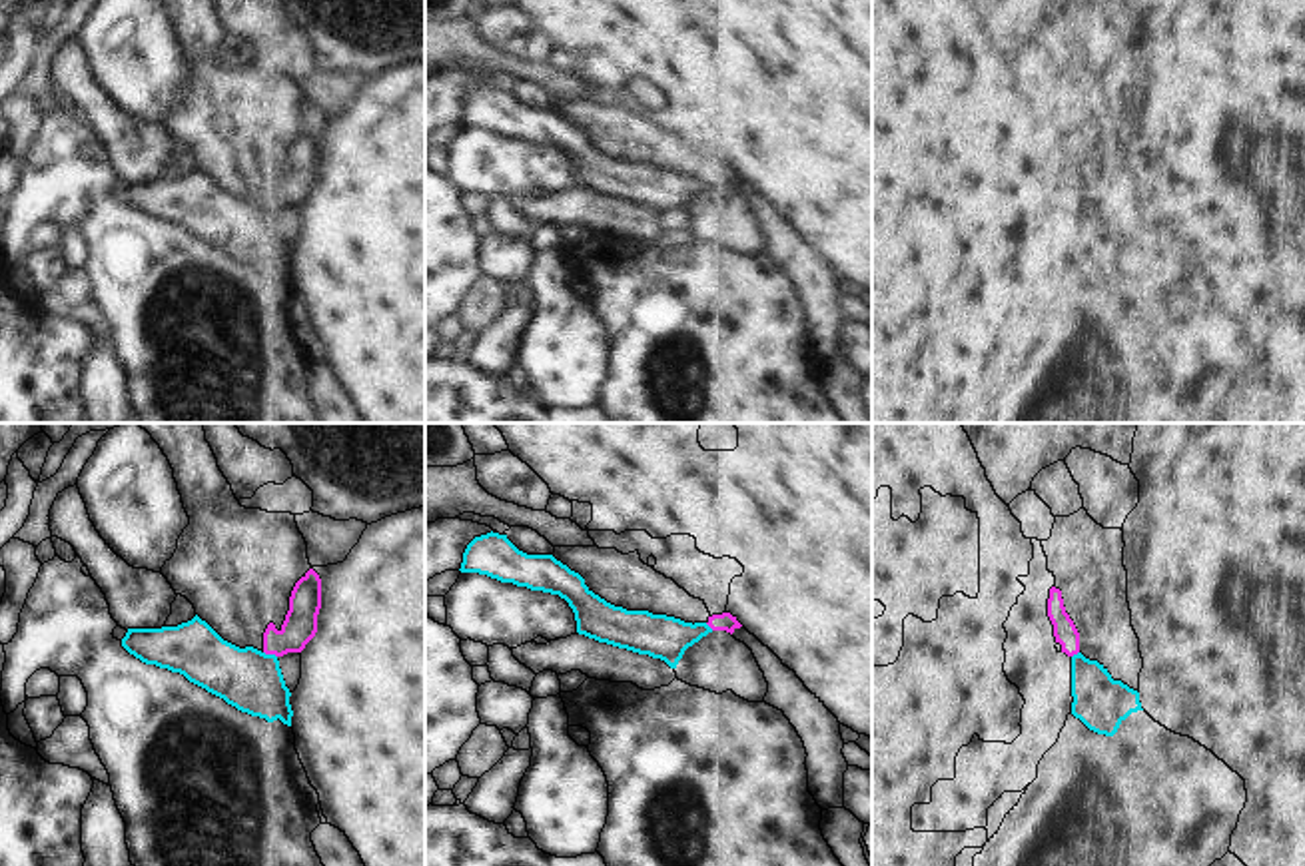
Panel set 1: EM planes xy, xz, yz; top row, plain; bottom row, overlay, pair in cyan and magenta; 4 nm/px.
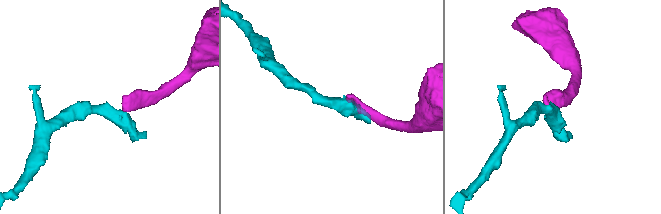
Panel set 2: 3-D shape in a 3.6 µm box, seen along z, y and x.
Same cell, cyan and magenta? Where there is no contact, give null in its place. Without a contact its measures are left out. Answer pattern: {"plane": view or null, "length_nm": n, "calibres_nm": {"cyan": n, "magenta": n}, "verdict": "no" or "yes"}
{"plane": "xy", "length_nm": 60, "calibres_nm": {"cyan": 260, "magenta": 140}, "verdict": "no"}

